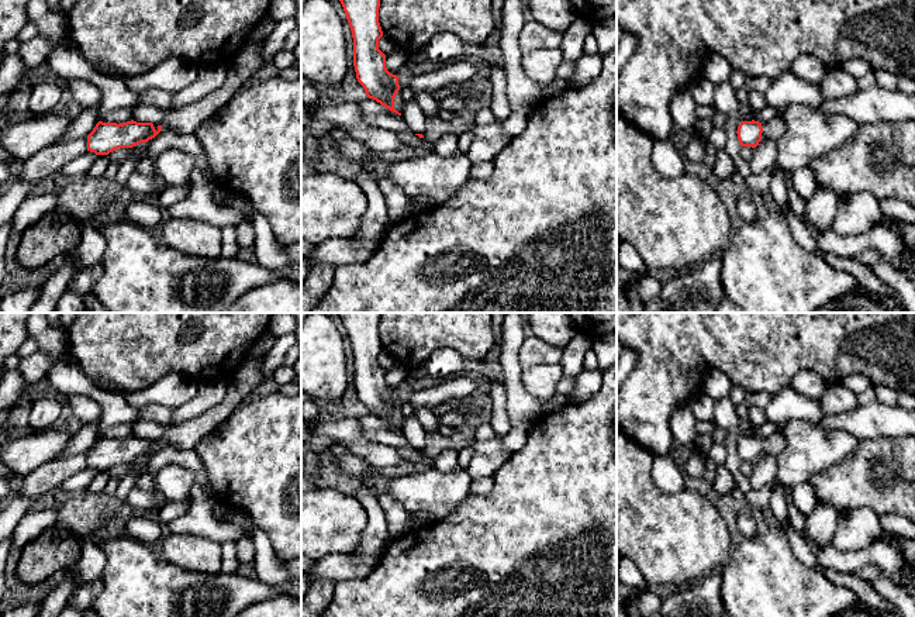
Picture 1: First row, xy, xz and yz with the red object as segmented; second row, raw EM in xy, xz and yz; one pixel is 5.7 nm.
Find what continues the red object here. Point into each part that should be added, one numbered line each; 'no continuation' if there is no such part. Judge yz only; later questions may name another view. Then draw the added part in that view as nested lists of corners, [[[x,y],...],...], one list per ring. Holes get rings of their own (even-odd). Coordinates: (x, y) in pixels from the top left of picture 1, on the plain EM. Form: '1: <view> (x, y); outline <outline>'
1: yz (774, 444); outline [[[783,430],[774,432],[770,437],[762,438],[762,444],[763,444],[763,448],[762,448],[760,458],[763,458],[766,455],[777,456],[785,448],[785,440],[783,435]]]

